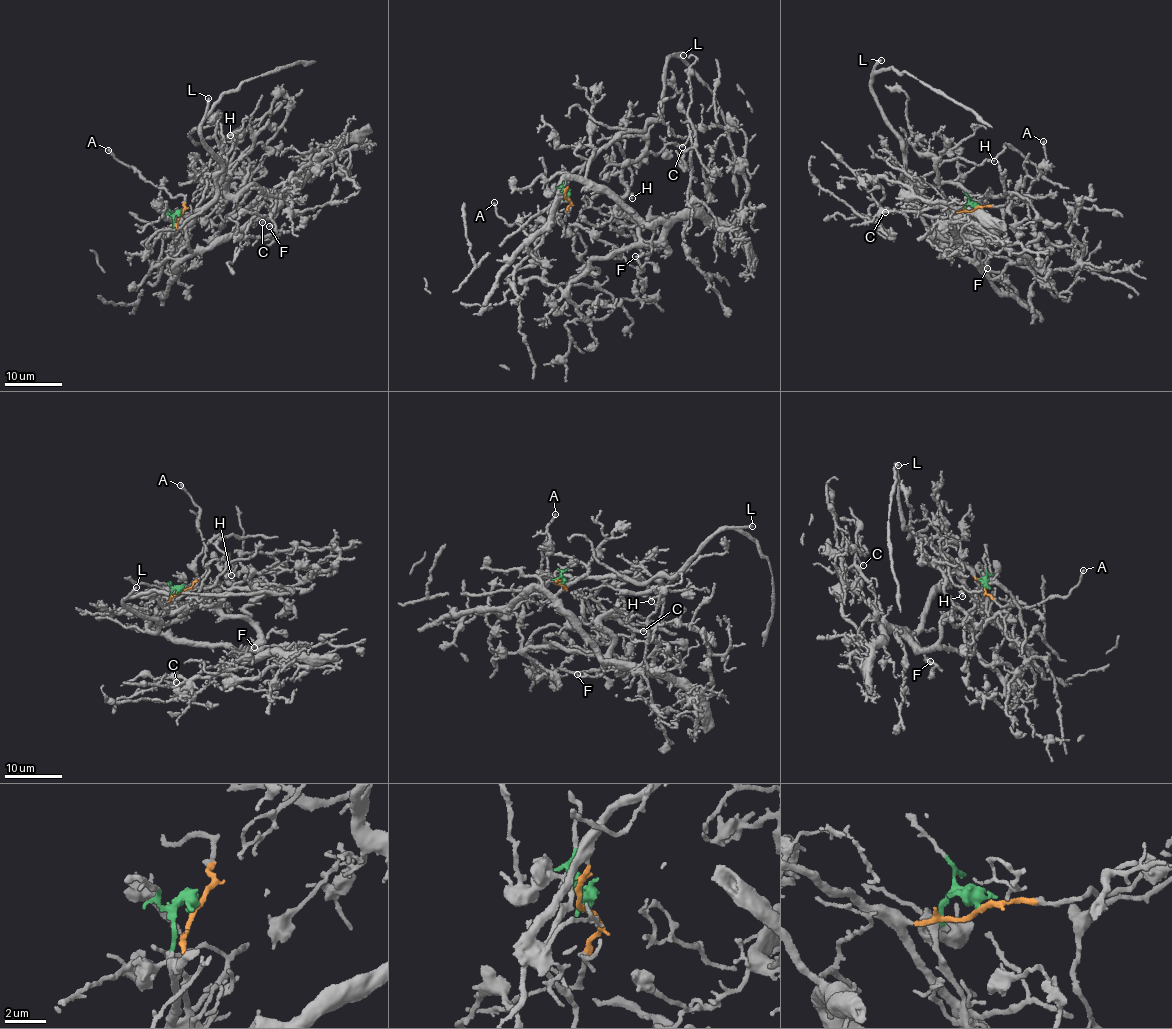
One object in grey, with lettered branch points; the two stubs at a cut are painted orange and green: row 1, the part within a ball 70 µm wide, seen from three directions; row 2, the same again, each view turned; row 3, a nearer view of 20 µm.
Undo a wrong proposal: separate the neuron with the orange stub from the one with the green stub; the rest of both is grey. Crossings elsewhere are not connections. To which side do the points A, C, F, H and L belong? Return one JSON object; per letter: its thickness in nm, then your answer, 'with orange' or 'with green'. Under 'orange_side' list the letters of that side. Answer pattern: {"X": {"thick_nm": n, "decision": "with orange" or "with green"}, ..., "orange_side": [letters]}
{"A": {"thick_nm": 170, "decision": "with orange"}, "C": {"thick_nm": 120, "decision": "with green"}, "F": {"thick_nm": 150, "decision": "with green"}, "H": {"thick_nm": 150, "decision": "with orange"}, "L": {"thick_nm": 240, "decision": "with orange"}, "orange_side": ["A", "H", "L"]}

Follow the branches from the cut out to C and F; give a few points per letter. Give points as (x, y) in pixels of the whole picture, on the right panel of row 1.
C: (975, 208), (967, 204), (963, 216), (972, 260), (931, 235), (960, 245), (943, 219), (879, 205), (885, 212)
F: (975, 208), (967, 204), (963, 216), (974, 246), (972, 260), (957, 256), (933, 235), (987, 249), (987, 268)

